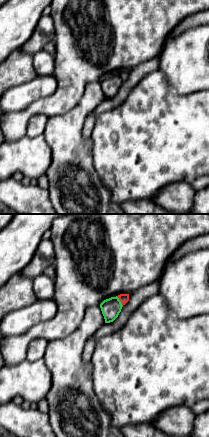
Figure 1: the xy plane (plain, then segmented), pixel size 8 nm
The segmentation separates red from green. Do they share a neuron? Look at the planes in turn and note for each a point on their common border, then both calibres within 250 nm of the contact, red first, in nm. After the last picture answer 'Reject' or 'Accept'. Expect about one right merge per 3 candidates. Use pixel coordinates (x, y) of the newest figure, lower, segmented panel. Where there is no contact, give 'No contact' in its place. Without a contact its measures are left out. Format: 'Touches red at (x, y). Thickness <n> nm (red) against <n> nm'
Touches red at (120, 300). Thickness 80 nm (red) against 150 nm

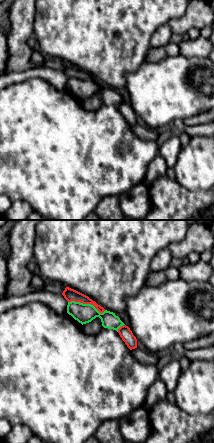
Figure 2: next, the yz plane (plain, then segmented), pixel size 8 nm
Touches red at (87, 303). Thickness 100 nm (red) against 160 nm

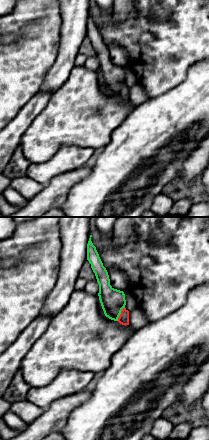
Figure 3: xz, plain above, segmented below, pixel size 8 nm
Touches red at (120, 314). Thickness 90 nm (red) against 190 nm

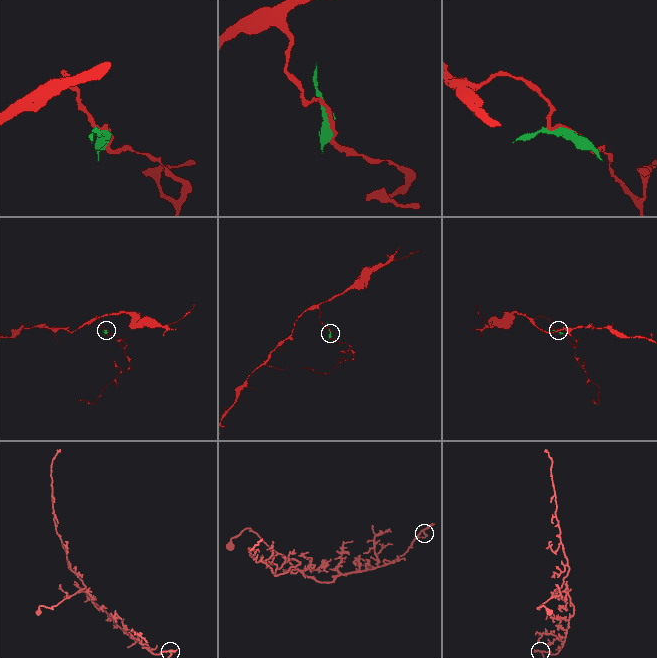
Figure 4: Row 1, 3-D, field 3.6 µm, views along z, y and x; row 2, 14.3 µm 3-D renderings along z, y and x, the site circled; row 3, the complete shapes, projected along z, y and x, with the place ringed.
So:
Reject

